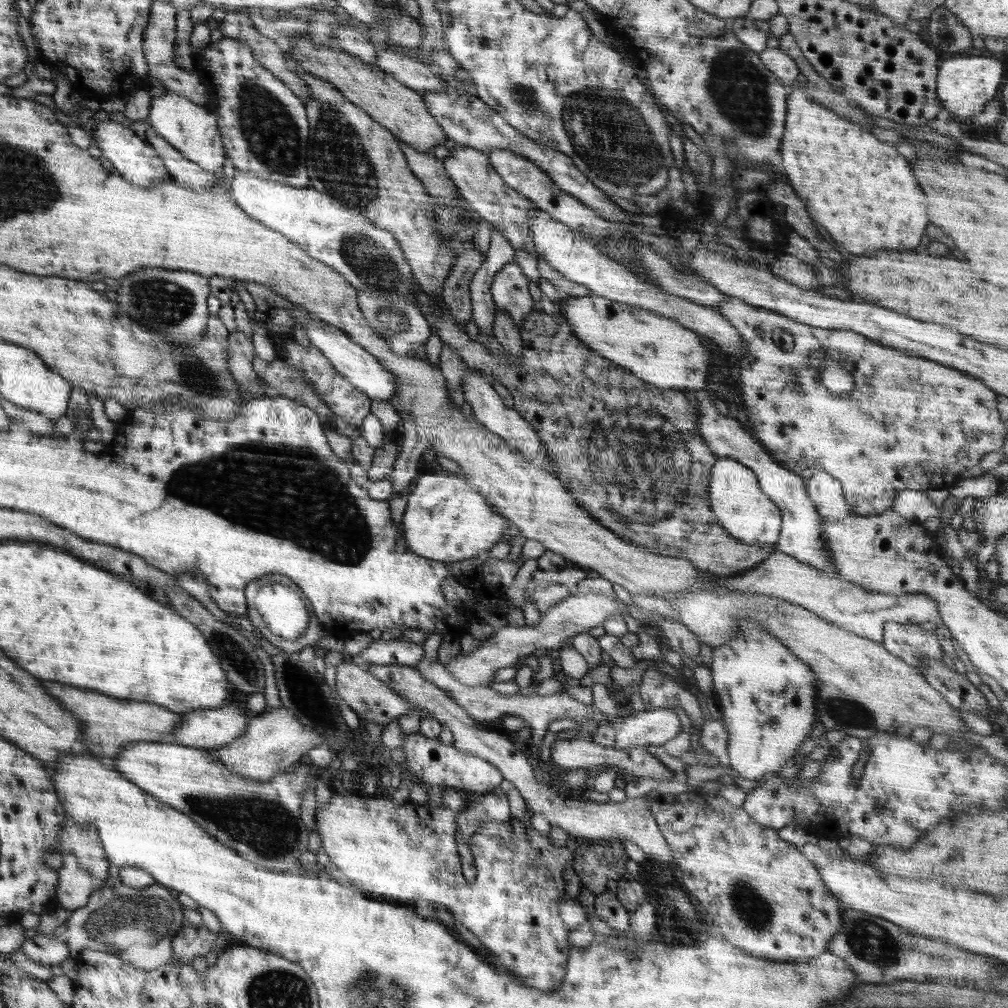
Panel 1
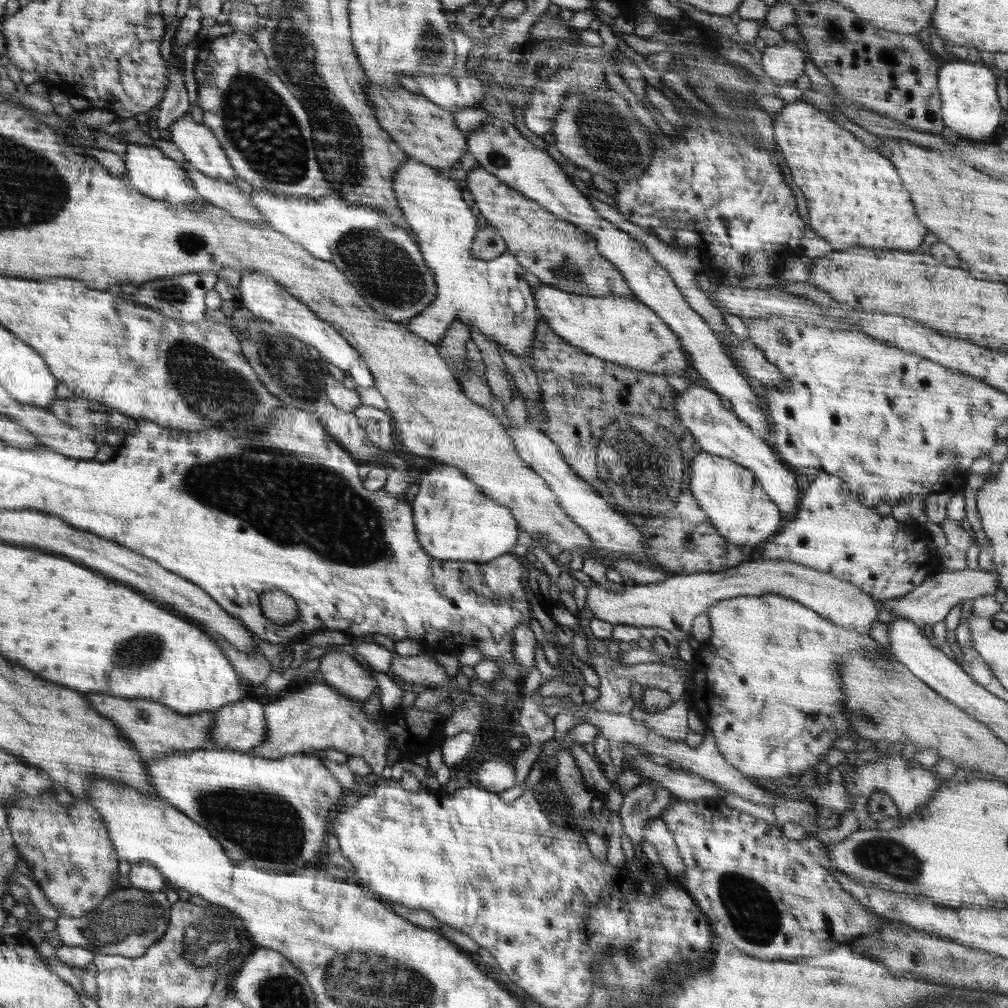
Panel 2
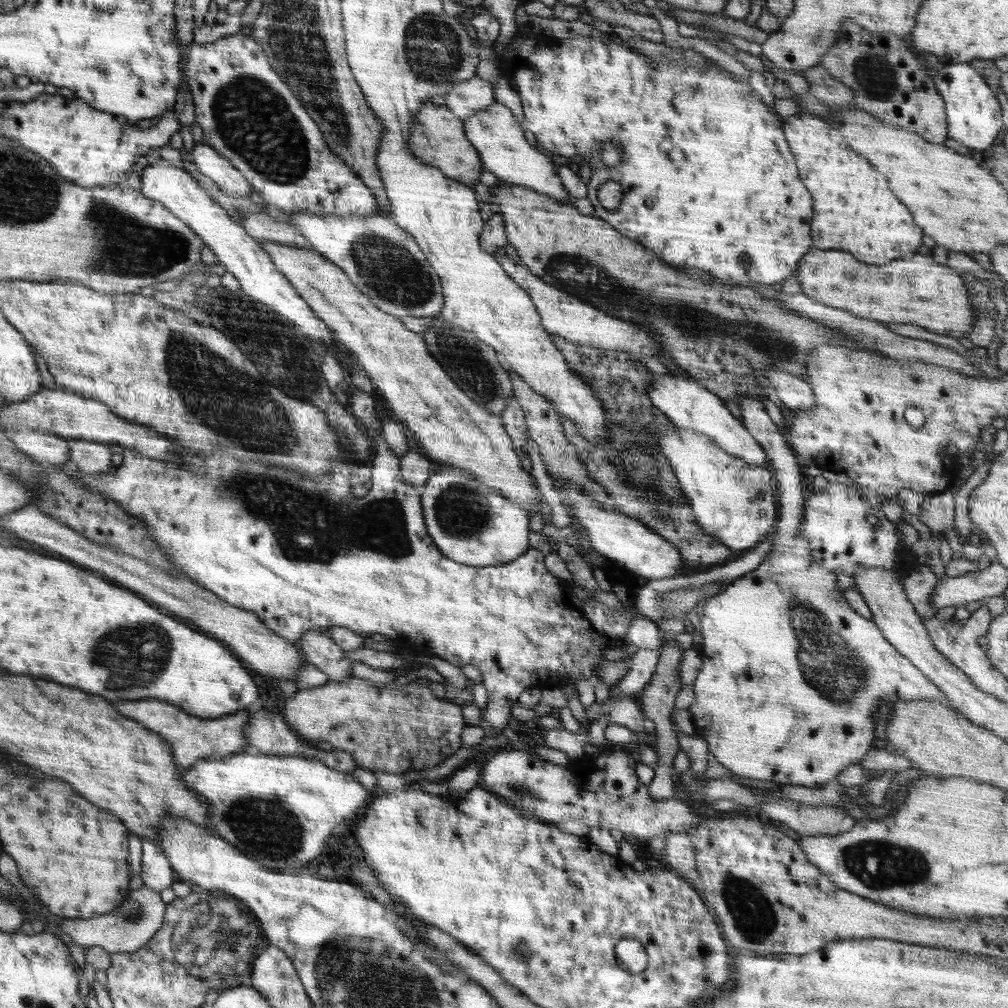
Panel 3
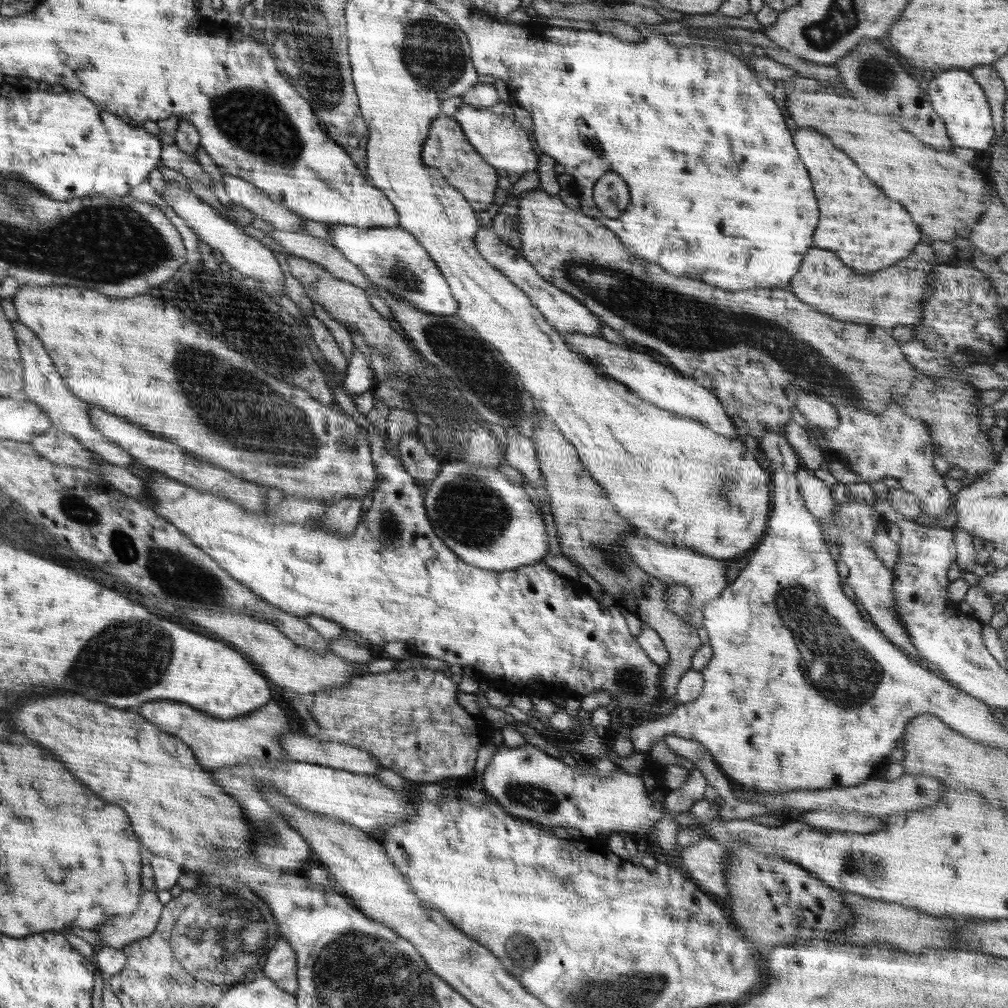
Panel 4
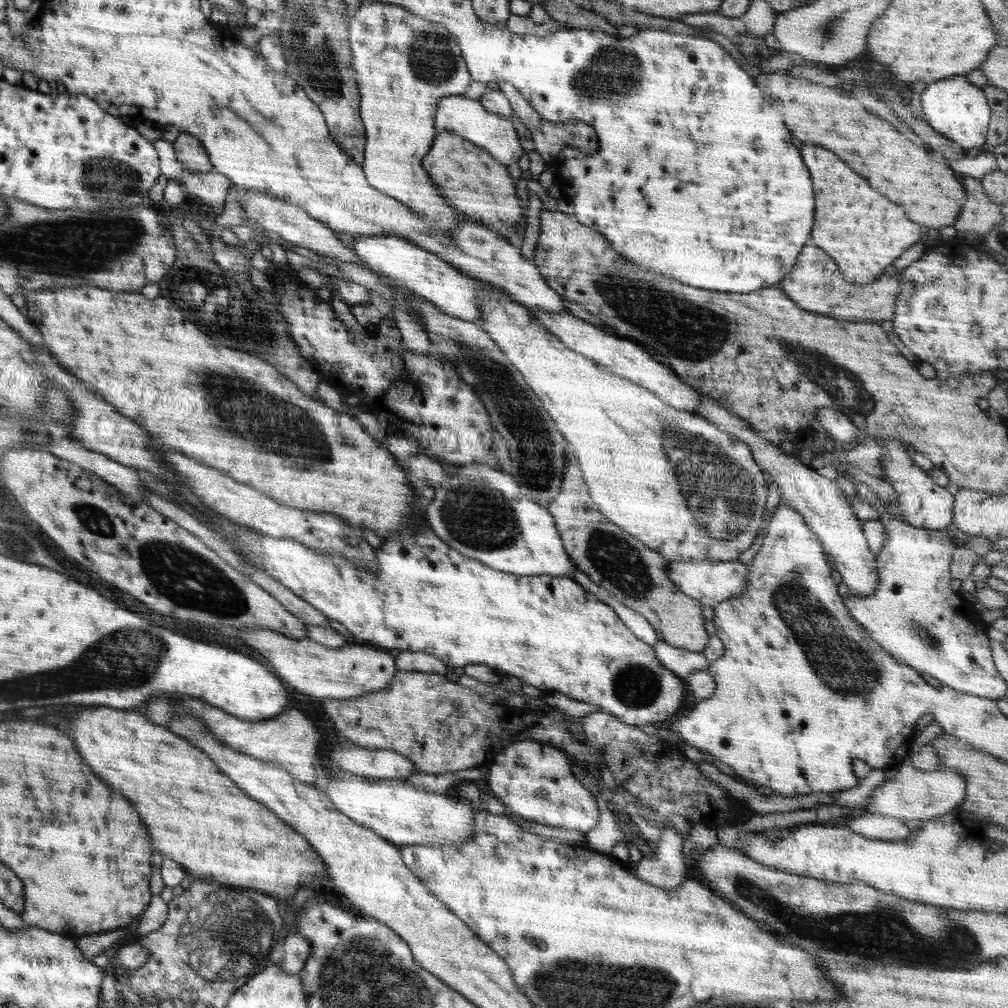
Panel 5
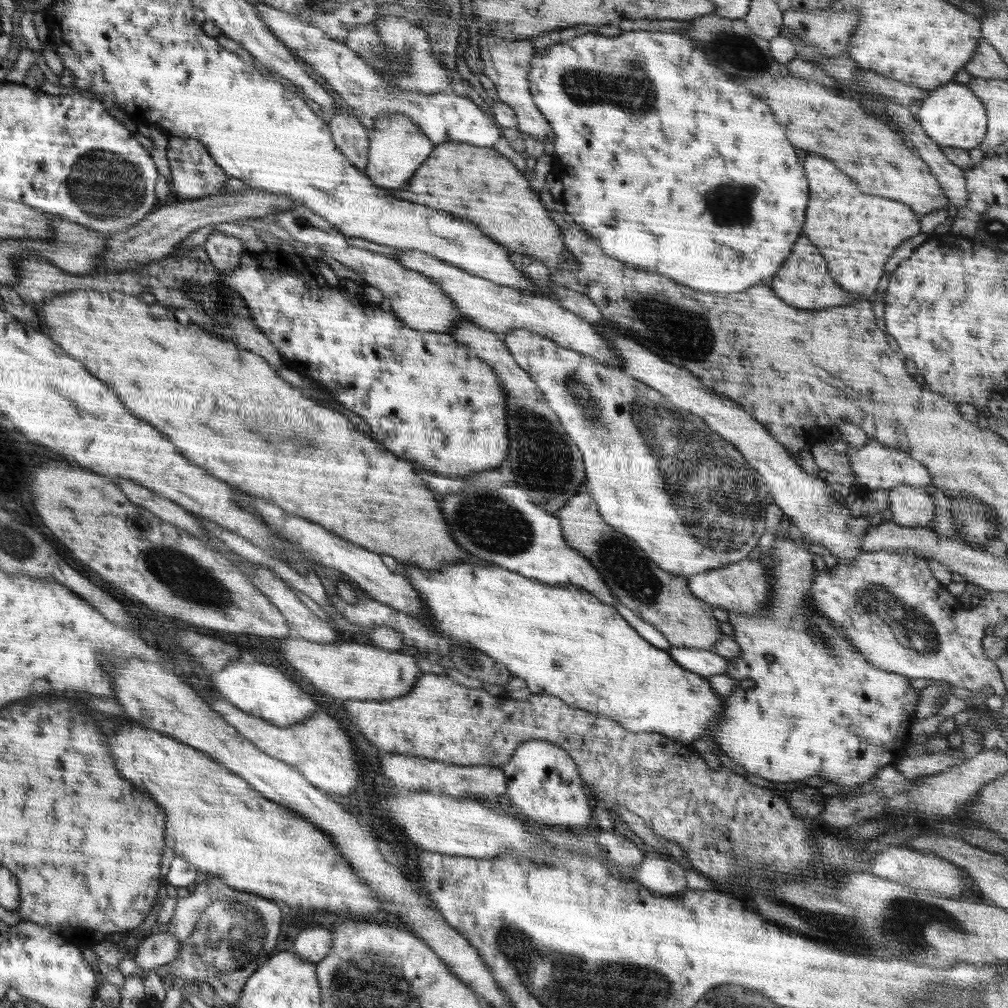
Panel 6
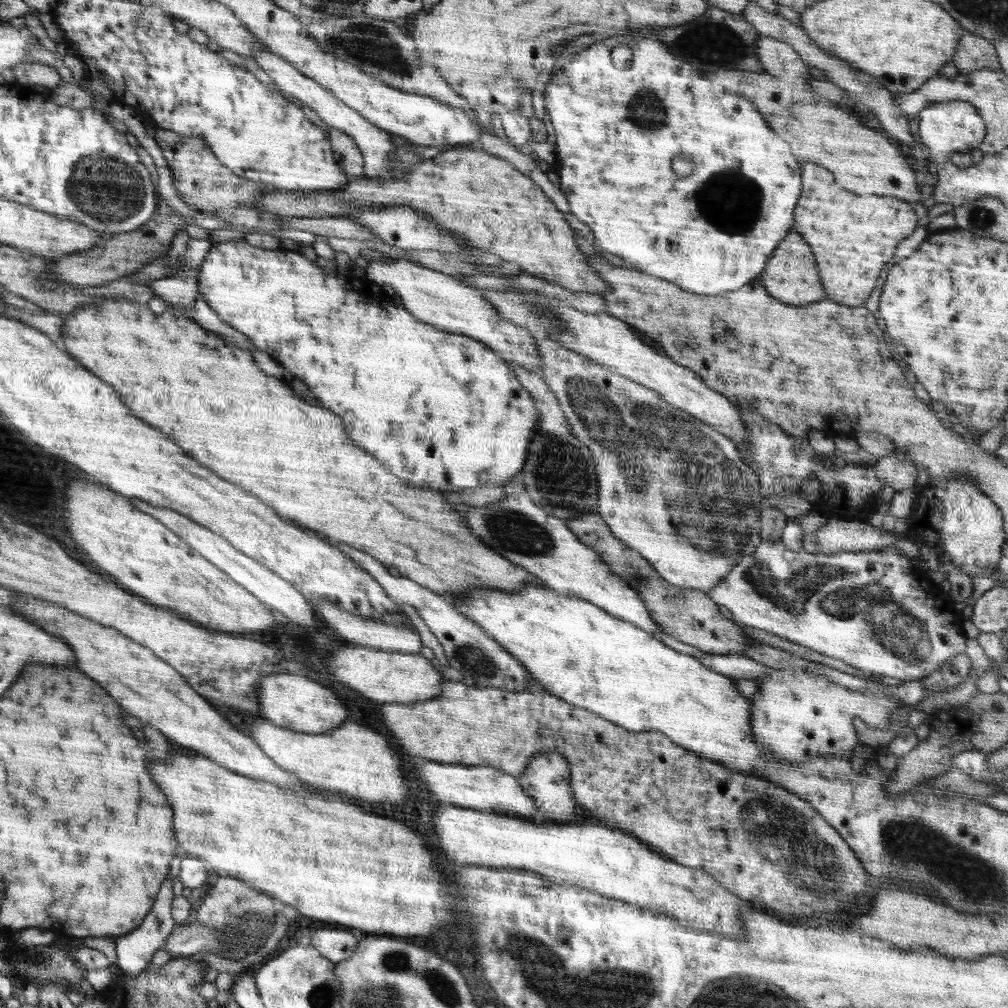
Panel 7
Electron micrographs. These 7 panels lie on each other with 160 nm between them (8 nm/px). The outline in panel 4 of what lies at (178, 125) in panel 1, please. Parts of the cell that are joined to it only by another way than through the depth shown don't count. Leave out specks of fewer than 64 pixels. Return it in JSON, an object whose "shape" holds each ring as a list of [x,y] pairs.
{"shape":[[[224,172],[222,175],[227,195],[235,204],[240,204],[256,217],[270,222],[278,230],[306,232],[302,228],[303,217],[268,198],[259,187],[240,177],[234,177]]]}

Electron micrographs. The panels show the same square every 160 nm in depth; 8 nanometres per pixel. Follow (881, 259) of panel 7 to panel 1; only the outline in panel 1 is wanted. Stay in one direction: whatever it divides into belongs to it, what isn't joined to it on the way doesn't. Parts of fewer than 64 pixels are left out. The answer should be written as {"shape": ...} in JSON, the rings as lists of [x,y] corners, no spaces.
{"shape":[[[804,89],[792,91],[786,106],[782,164],[790,186],[806,200],[812,220],[854,254],[914,250],[928,226],[926,198],[896,146],[880,142],[868,130],[818,104]]]}

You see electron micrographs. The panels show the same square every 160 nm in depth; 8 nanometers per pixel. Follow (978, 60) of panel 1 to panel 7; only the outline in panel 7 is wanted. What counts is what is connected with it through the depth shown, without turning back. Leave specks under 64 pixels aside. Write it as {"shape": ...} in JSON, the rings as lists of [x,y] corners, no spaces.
{"shape":[[[948,100],[946,102],[932,103],[920,113],[918,122],[918,134],[924,147],[928,149],[929,158],[937,163],[948,161],[954,153],[972,152],[979,149],[985,138],[985,123],[978,114],[975,106],[962,100]]]}

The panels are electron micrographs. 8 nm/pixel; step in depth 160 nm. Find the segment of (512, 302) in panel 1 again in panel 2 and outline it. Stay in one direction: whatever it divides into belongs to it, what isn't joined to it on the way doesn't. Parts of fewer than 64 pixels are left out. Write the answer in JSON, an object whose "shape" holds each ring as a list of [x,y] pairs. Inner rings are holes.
{"shape":[[[409,158],[396,169],[392,188],[402,214],[417,238],[423,259],[433,273],[437,284],[435,300],[418,316],[407,322],[407,329],[416,336],[436,344],[445,335],[452,322],[459,320],[468,328],[479,330],[484,336],[496,341],[497,345],[503,346],[510,354],[516,355],[520,360],[526,360],[532,366],[533,352],[531,351],[531,345],[535,338],[539,315],[533,289],[522,277],[525,268],[514,255],[510,255],[508,252],[489,261],[473,257],[470,254],[472,242],[478,231],[476,226],[477,218],[470,206],[462,198],[462,189],[459,189],[458,182],[451,180],[448,175],[436,174],[436,169],[431,166]],[[512,288],[520,290],[520,294],[524,298],[524,311],[522,312],[514,312],[510,307],[510,290]]]}

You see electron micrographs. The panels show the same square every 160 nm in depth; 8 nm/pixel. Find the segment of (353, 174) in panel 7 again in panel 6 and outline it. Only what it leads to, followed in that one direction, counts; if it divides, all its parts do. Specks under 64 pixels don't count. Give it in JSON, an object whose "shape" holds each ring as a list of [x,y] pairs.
{"shape":[[[339,107],[330,115],[327,122],[332,122],[332,133],[336,134],[336,147],[340,146],[340,152],[362,172],[367,170],[371,132],[348,114],[347,110]]]}

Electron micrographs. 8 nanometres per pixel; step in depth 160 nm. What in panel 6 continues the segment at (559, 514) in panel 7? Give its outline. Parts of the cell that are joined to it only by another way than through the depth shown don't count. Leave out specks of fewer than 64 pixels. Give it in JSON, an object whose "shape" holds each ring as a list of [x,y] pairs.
{"shape":[[[463,321],[459,322],[450,334],[456,343],[465,344],[492,367],[502,392],[507,394],[507,459],[514,476],[518,476],[513,484],[524,487],[536,506],[550,514],[557,514],[585,484],[586,473],[579,448],[568,436],[544,395],[539,392],[538,385],[518,366],[504,340],[500,340],[497,333]]]}

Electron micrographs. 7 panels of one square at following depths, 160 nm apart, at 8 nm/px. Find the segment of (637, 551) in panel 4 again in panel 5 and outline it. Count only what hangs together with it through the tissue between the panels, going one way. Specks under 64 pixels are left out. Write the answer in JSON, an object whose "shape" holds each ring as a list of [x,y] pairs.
{"shape":[[[672,558],[667,564],[667,573],[671,581],[683,594],[691,596],[702,606],[716,607],[724,603],[746,589],[749,575],[749,566],[739,560],[733,561],[708,561],[686,562]]]}

